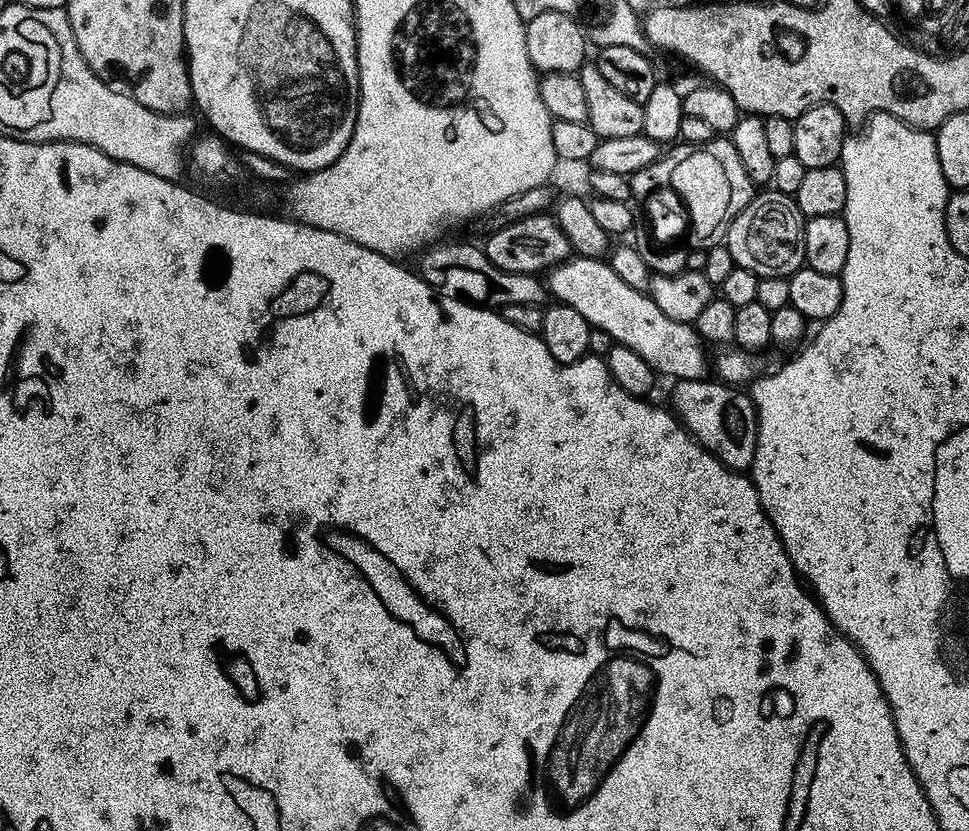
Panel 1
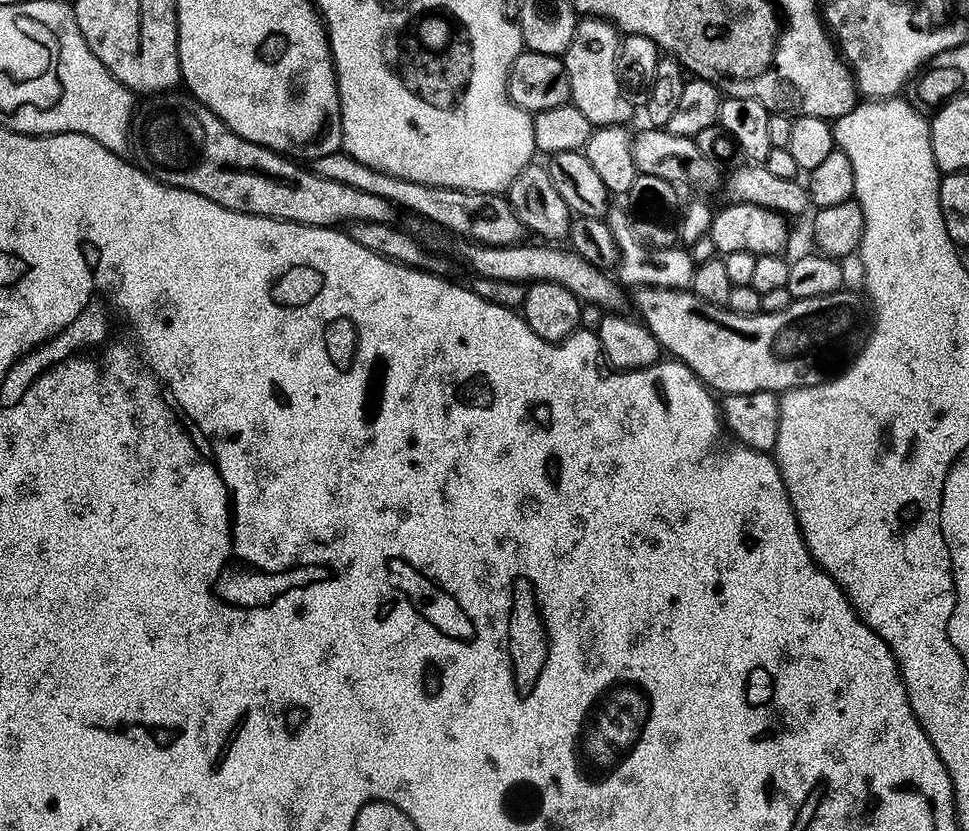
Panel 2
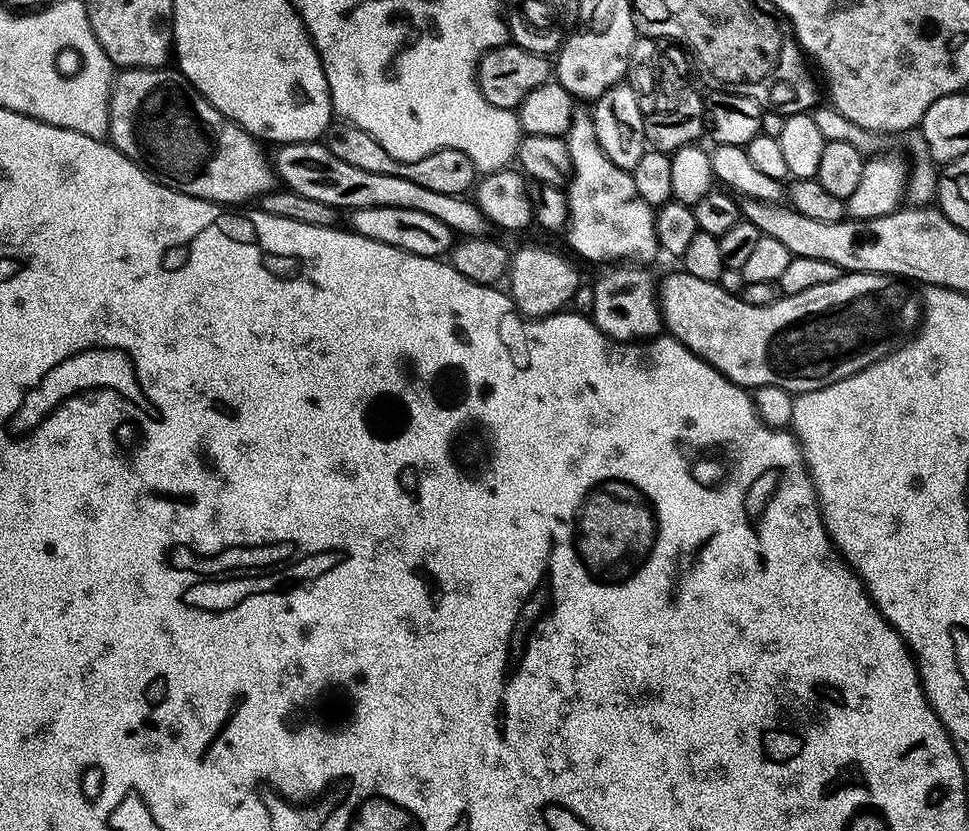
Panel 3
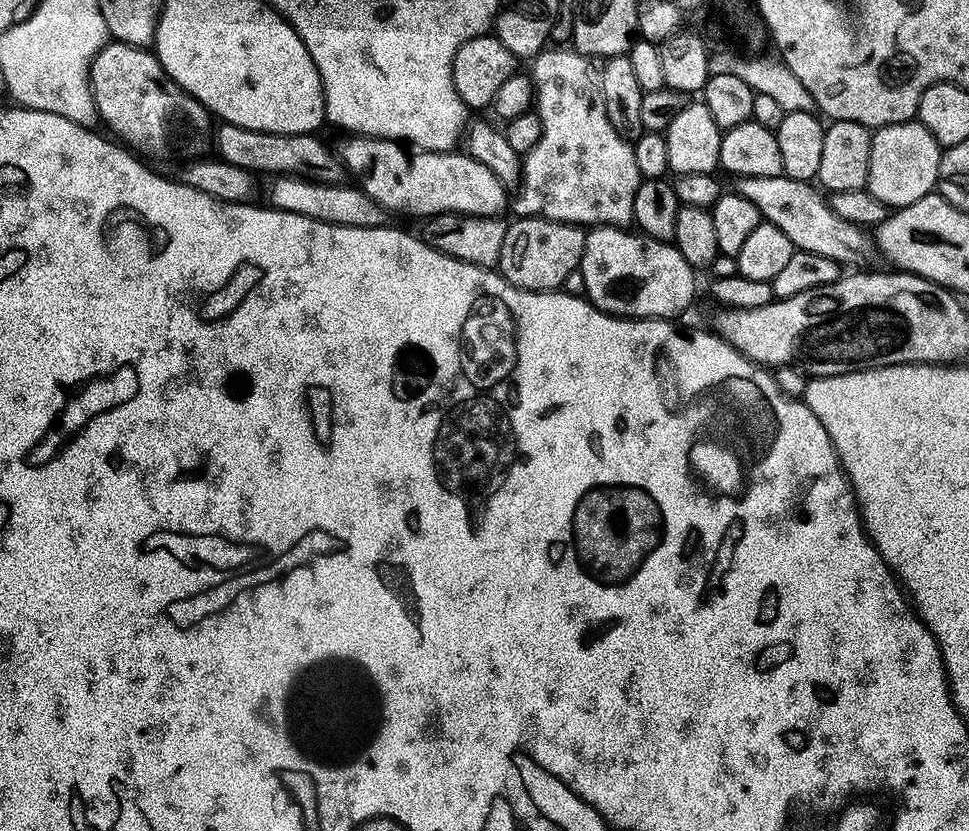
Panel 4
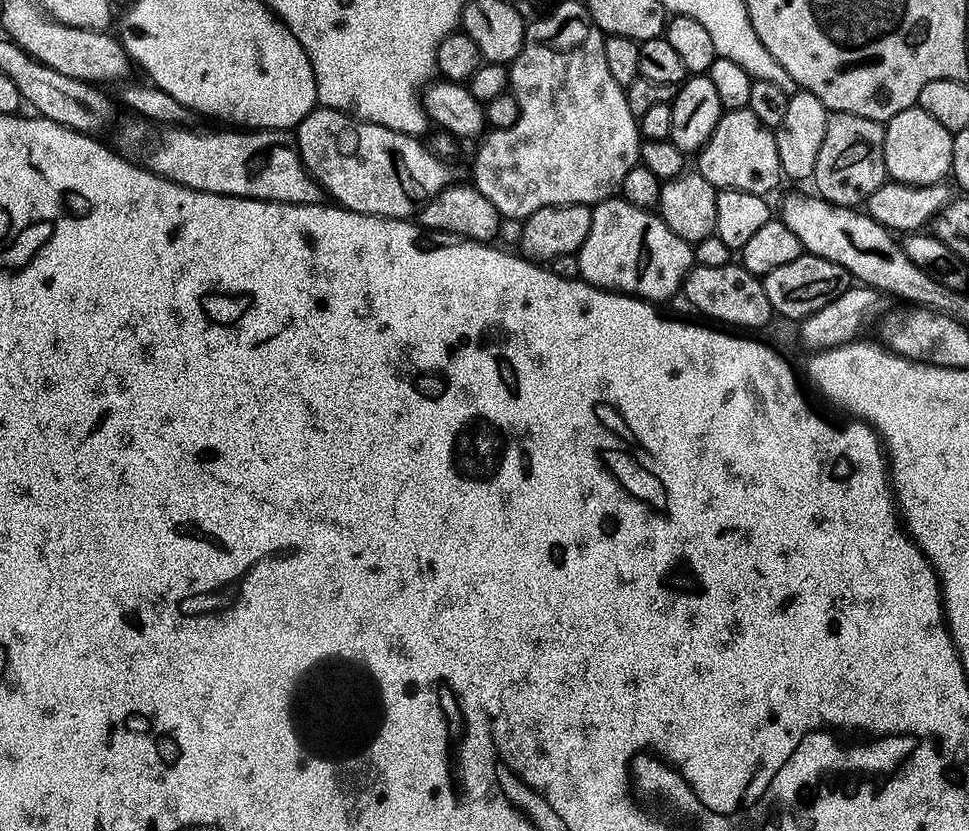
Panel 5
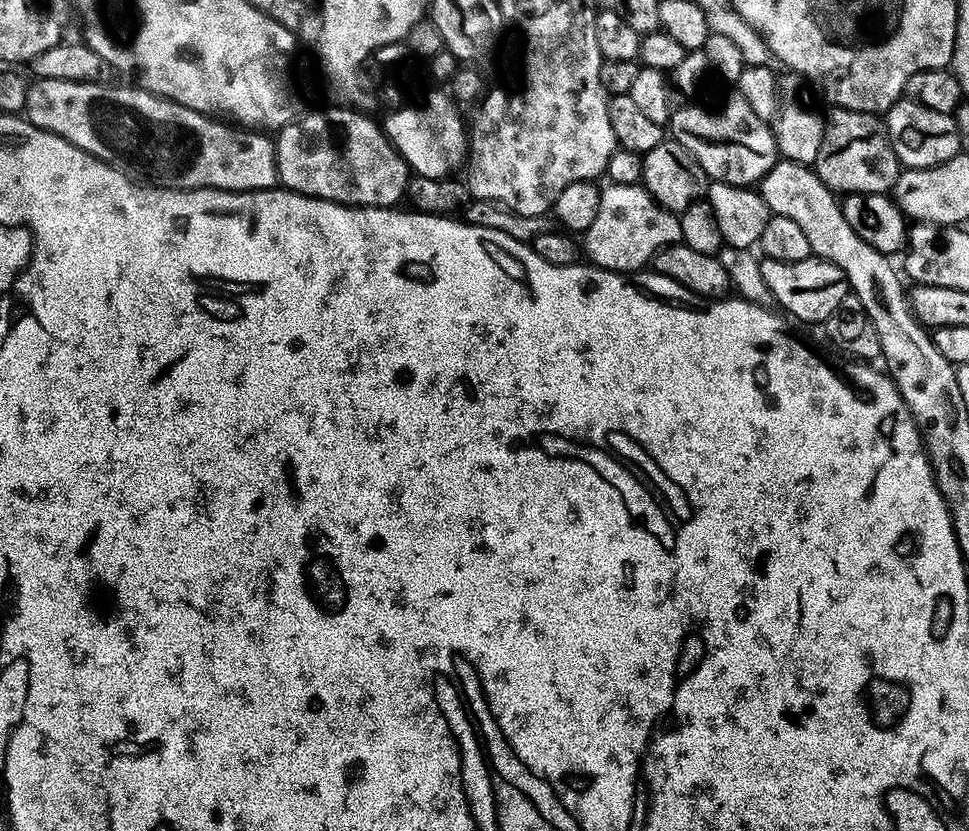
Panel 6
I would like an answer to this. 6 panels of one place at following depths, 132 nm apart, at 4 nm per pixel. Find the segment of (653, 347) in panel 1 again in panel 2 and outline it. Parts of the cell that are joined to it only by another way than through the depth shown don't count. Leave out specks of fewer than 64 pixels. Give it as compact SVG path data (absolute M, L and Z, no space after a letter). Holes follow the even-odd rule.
M468 242L464 246L464 260L476 271L477 277L485 276L491 280L515 280L517 282L535 282L549 280L558 286L566 286L585 305L597 304L604 310L620 310L626 304L626 292L615 279L607 275L607 271L594 267L579 253L569 250L564 246L553 246L548 242L535 242L536 244L524 244L515 242L504 245L484 245Z

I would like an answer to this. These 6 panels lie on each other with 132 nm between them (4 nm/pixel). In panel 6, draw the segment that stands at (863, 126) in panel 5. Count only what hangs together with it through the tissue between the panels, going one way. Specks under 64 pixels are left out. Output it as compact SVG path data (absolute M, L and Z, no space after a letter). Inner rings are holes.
M833 107L831 111L832 113L827 113L824 121L822 146L818 149L818 158L814 165L814 171L818 174L820 181L837 194L878 195L891 193L896 180L900 177L902 165L892 149L885 121L879 115L870 112L838 107Z

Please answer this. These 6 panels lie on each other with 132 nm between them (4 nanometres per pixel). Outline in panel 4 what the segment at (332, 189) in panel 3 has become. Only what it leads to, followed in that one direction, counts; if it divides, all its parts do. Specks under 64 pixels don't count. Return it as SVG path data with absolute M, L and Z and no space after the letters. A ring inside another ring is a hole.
M221 123L214 132L214 146L217 146L216 152L221 159L251 172L262 170L278 176L306 176L310 180L319 180L321 184L341 183L346 169L339 155L333 149L331 152L318 137L316 134L270 134Z

